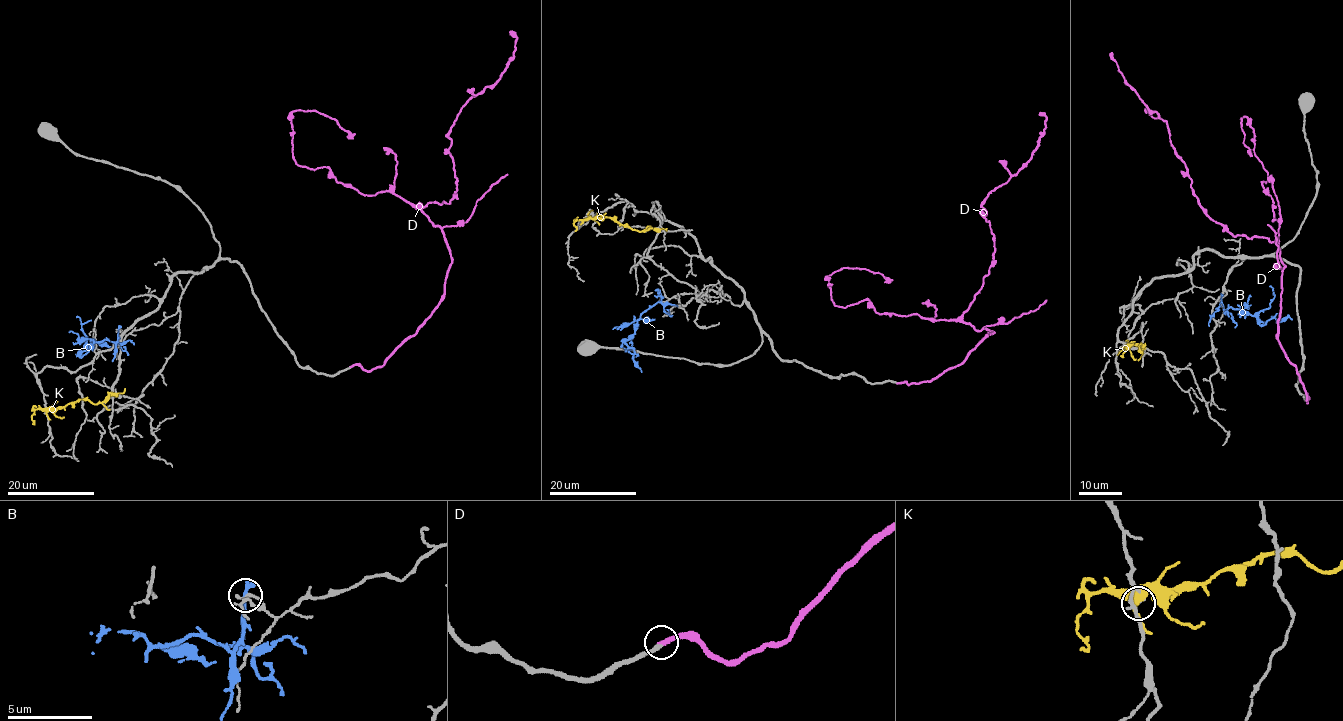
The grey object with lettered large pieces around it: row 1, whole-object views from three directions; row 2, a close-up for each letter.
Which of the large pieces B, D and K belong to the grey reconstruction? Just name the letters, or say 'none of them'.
D

